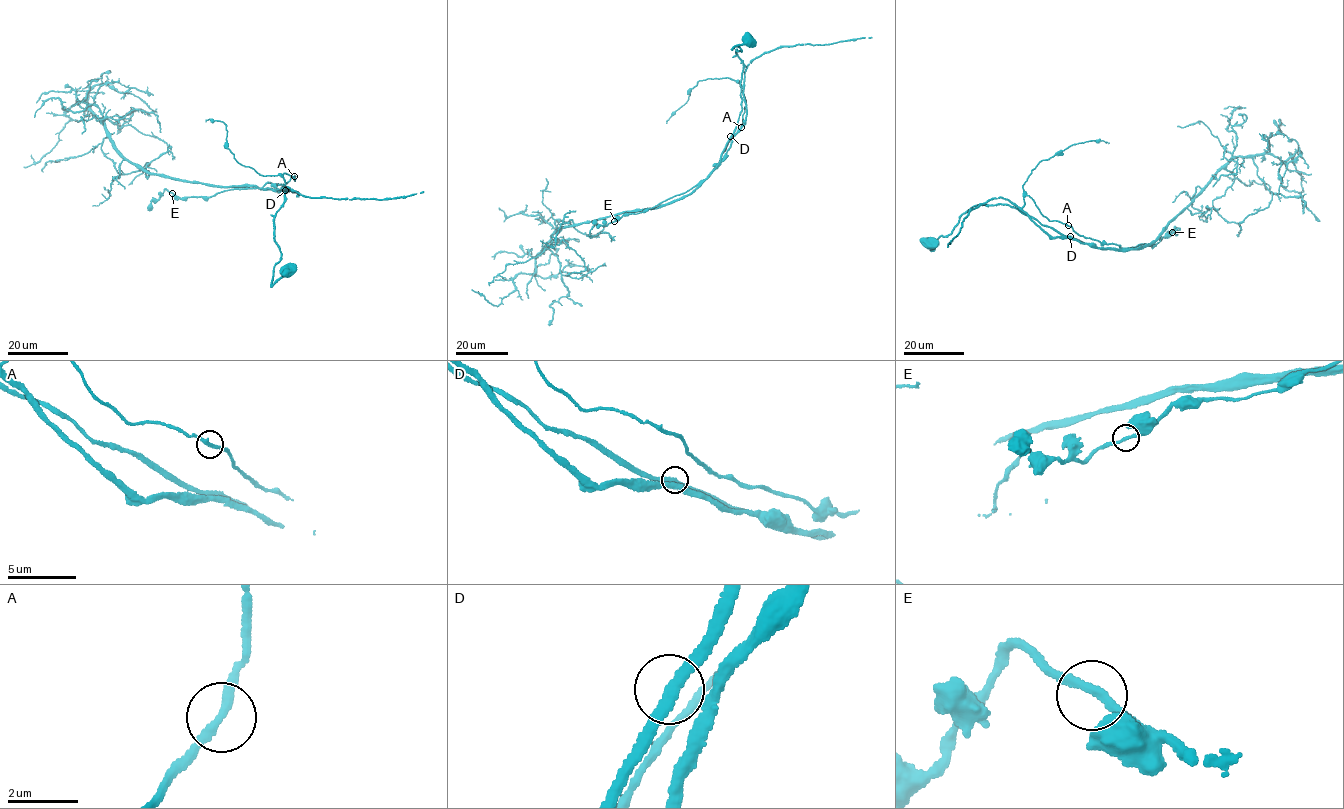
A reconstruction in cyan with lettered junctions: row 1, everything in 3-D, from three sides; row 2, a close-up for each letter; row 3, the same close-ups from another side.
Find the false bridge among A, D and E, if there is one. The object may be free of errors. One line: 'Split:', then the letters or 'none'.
Split: none

